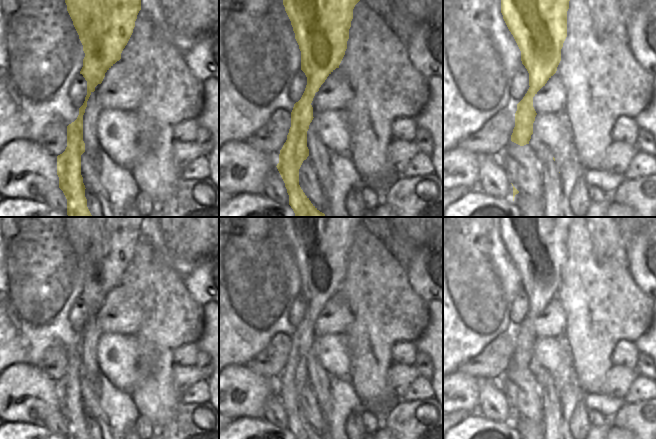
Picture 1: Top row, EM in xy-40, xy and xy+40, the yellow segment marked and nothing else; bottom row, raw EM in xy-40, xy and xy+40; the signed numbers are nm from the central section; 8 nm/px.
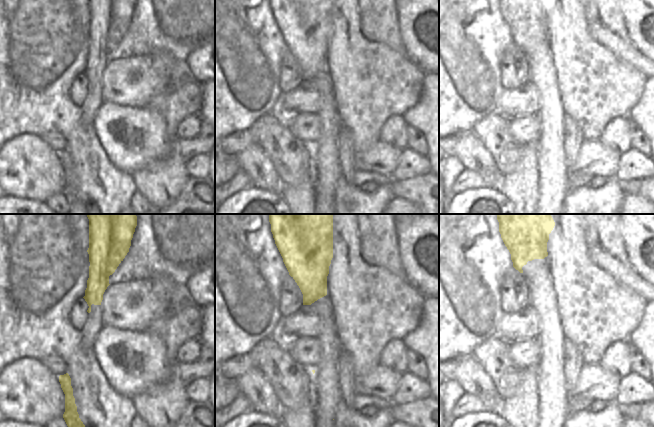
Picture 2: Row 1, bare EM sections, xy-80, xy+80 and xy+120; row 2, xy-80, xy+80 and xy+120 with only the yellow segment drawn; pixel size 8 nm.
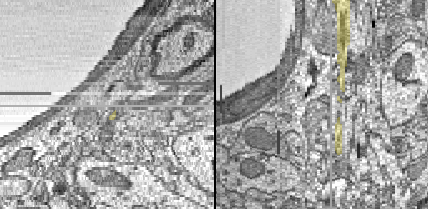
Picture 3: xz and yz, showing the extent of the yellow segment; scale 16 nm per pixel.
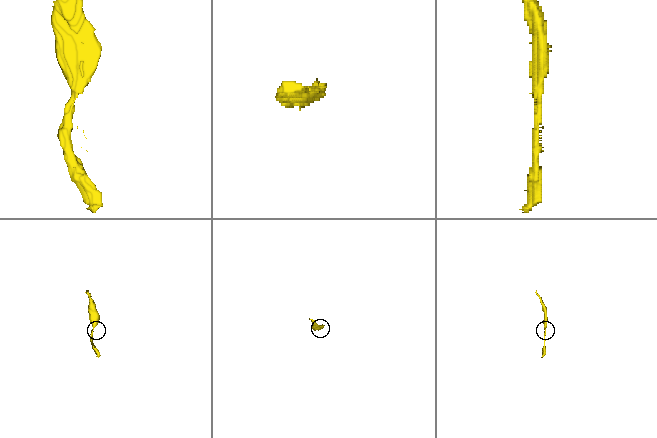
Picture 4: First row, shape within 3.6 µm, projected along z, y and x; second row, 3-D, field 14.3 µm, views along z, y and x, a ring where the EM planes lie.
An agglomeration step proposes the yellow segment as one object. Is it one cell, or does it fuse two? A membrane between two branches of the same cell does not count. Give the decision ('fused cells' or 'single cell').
fused cells

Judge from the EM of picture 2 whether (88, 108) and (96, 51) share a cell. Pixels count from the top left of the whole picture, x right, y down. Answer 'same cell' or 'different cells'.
same cell

